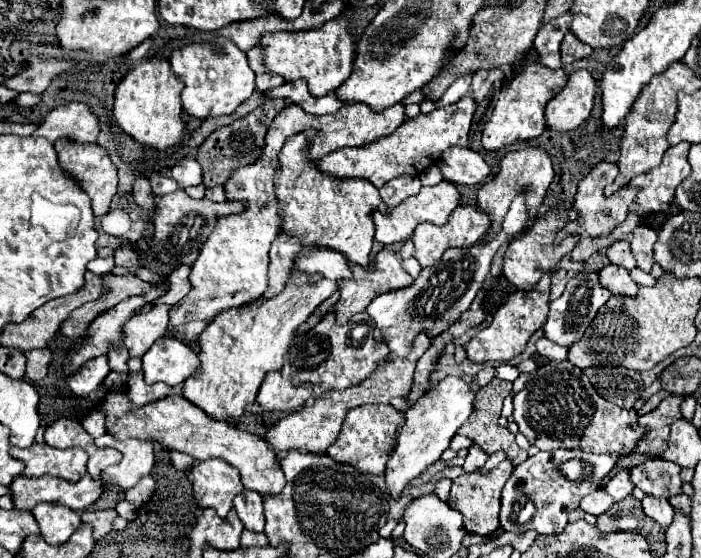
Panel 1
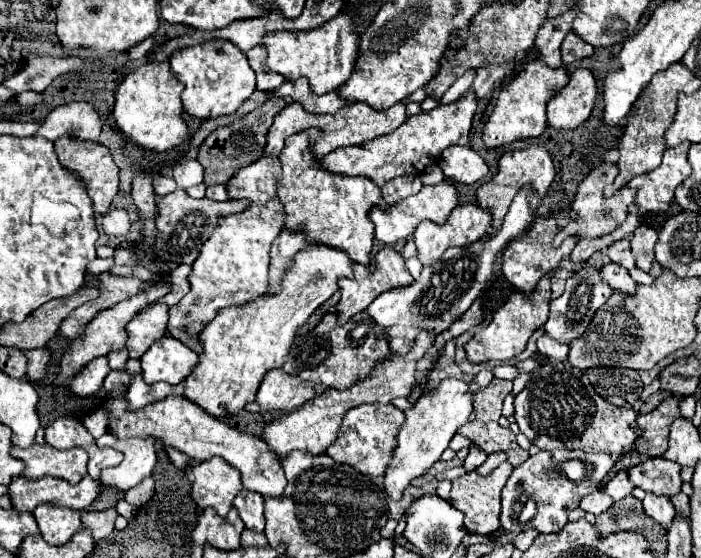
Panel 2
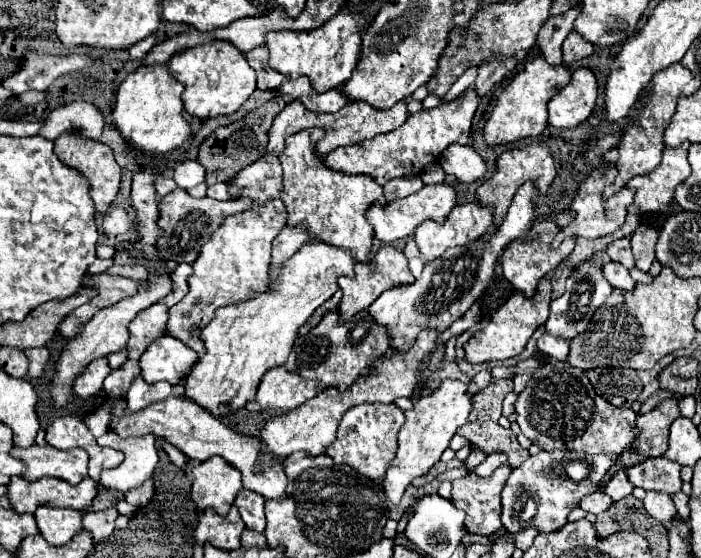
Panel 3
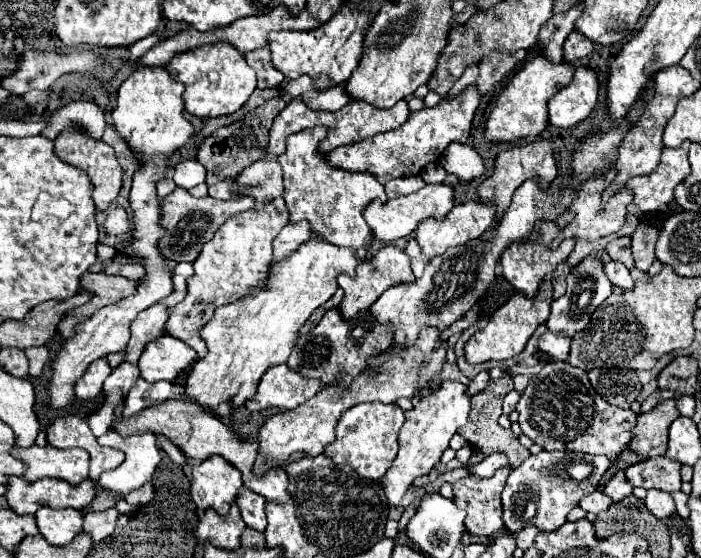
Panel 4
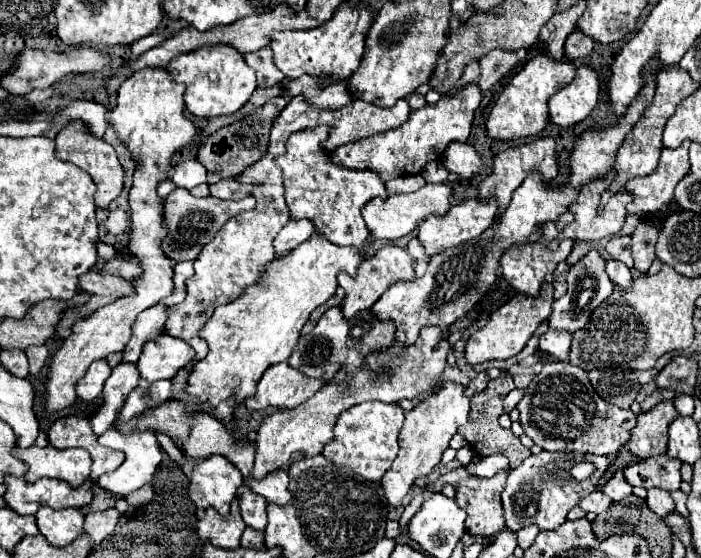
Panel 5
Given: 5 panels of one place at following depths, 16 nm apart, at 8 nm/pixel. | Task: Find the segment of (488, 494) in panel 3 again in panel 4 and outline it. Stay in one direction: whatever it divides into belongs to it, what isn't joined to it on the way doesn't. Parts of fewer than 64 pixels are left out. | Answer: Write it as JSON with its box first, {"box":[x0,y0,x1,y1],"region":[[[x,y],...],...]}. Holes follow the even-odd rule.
{"box":[454,468,510,536],"region":[[[510,468],[498,470],[492,478],[468,476],[454,484],[454,500],[468,514],[466,530],[478,536],[494,536],[504,530],[500,494]]]}

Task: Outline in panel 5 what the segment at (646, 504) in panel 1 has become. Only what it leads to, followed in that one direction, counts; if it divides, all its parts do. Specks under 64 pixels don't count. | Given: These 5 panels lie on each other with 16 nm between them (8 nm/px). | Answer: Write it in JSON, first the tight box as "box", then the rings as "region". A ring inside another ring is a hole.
{"box":[646,488,674,516],"region":[[[650,488],[648,496],[646,496],[646,504],[650,510],[654,510],[658,516],[666,516],[670,512],[674,512],[674,500],[670,498],[668,492],[664,492],[662,488]]]}

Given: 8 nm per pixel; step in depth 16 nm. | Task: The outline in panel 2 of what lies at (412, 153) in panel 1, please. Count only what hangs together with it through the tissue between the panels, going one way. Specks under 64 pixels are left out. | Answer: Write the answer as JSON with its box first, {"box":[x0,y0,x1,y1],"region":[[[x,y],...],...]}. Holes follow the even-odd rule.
{"box":[322,90,478,186],"region":[[[468,90],[468,94],[464,94],[452,104],[440,104],[430,112],[420,112],[416,116],[410,116],[400,128],[396,128],[396,132],[390,132],[388,136],[376,136],[376,140],[368,140],[360,146],[336,148],[334,152],[322,158],[324,168],[340,174],[368,176],[376,180],[376,184],[380,186],[384,186],[388,180],[398,178],[402,174],[418,176],[428,164],[434,164],[448,146],[468,144],[470,124],[472,124],[476,106],[478,106],[478,98],[474,90]]]}

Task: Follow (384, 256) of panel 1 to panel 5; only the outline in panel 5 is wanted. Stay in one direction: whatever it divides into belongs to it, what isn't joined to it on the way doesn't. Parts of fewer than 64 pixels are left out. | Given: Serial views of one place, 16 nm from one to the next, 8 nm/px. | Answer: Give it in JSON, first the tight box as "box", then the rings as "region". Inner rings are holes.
{"box":[338,244,414,318],"region":[[[388,244],[384,248],[380,248],[374,256],[370,256],[368,260],[364,260],[358,268],[358,274],[352,278],[346,272],[338,274],[338,284],[346,290],[346,298],[342,302],[342,312],[346,318],[352,318],[356,312],[372,308],[372,304],[376,304],[376,300],[382,296],[384,290],[388,290],[390,284],[398,282],[398,280],[412,280],[414,278],[414,258],[408,254],[406,248]]]}

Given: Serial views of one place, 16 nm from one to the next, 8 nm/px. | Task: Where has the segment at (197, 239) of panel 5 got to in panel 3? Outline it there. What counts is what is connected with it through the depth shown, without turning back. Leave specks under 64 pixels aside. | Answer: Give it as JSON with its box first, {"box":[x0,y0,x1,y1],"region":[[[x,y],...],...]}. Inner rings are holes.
{"box":[158,188,252,262],"region":[[[176,188],[168,196],[160,200],[160,228],[164,230],[164,236],[158,240],[158,250],[164,260],[172,262],[194,262],[200,254],[200,248],[212,238],[214,230],[232,214],[240,214],[248,208],[252,208],[250,198],[240,200],[212,200],[212,198],[192,198],[186,190]]]}

